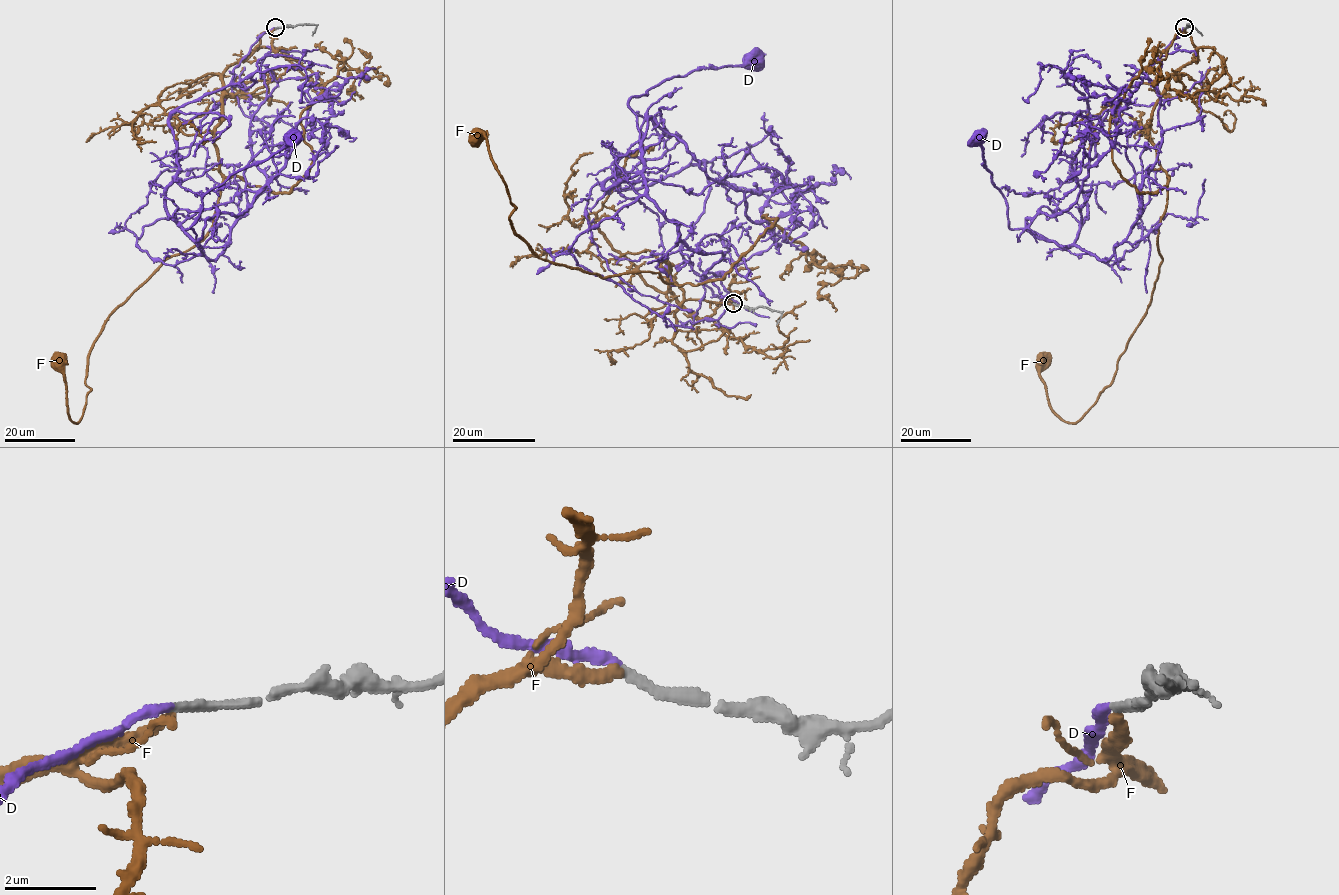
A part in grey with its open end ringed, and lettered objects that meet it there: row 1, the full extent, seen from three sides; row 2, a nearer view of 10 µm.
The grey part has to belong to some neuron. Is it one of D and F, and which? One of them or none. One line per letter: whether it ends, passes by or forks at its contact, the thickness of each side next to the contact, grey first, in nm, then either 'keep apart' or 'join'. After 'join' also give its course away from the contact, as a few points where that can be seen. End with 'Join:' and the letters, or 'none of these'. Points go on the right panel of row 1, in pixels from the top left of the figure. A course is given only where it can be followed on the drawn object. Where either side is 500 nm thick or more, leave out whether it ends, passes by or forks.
D: it ends; calibres 200 and 200 nm; join; course (1183, 28), (1139, 83), (1067, 77), (1090, 123), (1070, 165), (1087, 214), (1070, 245), (1011, 229), (977, 139)
F: it ends; calibres 200 and 240 nm; keep apart
Join: D

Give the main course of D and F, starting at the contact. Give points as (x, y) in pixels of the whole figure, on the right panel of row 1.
D: (1183, 28), (1139, 83), (1067, 77), (1090, 123), (1070, 165), (1087, 214), (1070, 245), (1011, 229), (977, 139)
F: (1184, 28), (1197, 58), (1167, 84), (1149, 127), (1167, 177), (1151, 301), (1078, 421), (1051, 408), (1043, 361)

